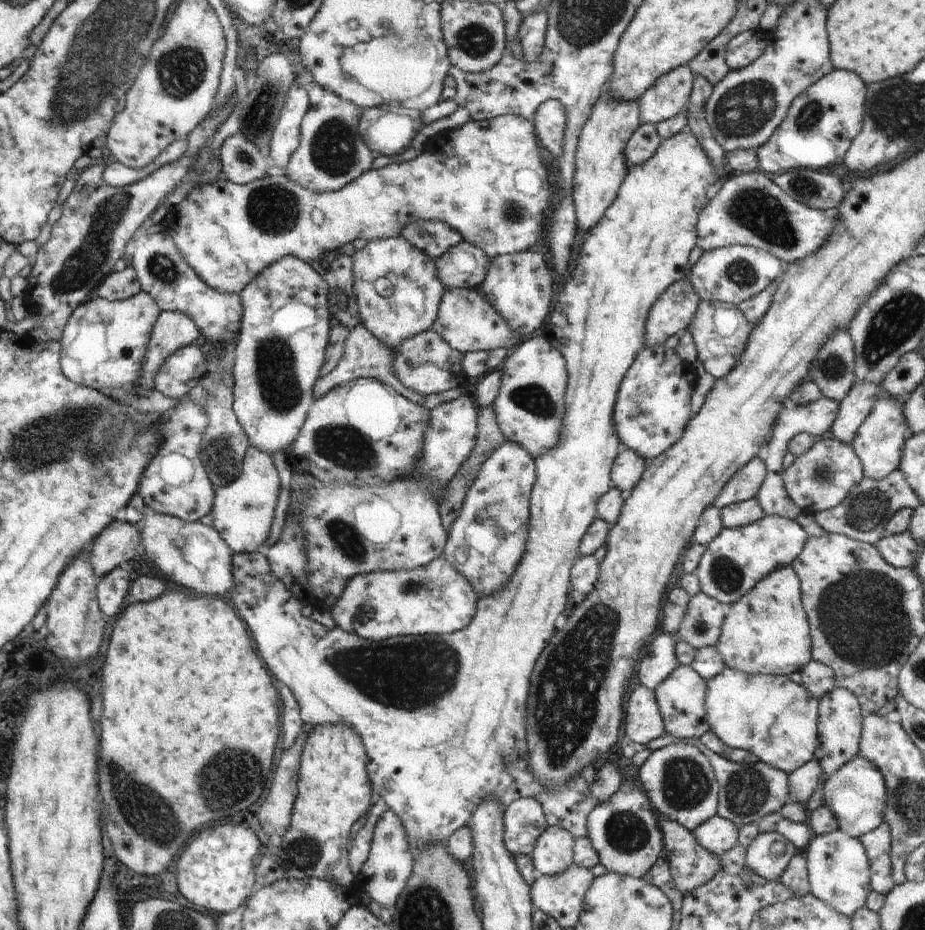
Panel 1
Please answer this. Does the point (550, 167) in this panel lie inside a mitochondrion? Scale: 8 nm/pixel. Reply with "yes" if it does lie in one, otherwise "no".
no

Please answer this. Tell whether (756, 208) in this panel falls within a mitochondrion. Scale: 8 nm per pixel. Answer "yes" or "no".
yes

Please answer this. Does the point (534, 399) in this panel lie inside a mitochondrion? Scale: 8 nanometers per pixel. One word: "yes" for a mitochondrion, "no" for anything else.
yes

